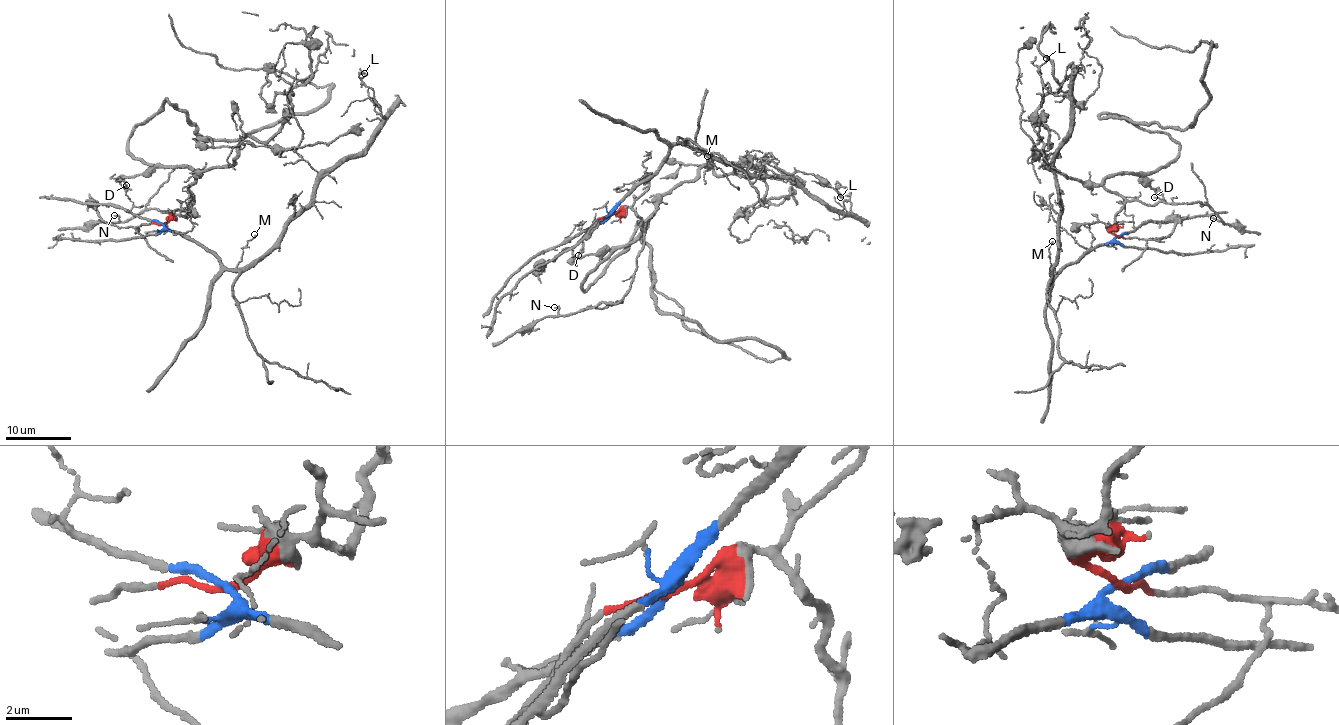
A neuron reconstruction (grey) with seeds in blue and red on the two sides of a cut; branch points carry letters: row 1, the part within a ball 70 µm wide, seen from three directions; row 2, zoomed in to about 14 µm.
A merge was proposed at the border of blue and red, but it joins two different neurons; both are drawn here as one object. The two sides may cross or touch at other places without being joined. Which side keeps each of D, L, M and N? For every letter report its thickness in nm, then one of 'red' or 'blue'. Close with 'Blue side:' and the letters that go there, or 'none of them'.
D: calibre 110 nm; red
L: calibre 150 nm; blue
M: calibre 130 nm; blue
N: calibre 140 nm; red
Blue side: L, M

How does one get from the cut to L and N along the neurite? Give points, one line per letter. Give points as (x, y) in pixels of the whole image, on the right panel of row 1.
L: (1116, 236), (1050, 282), (1060, 211), (1052, 160), (1070, 124), (1070, 99), (1052, 94), (1039, 74), (1046, 58)
N: (1116, 238), (1107, 226), (1114, 223), (1127, 201), (1201, 203), (1221, 220), (1213, 217)

